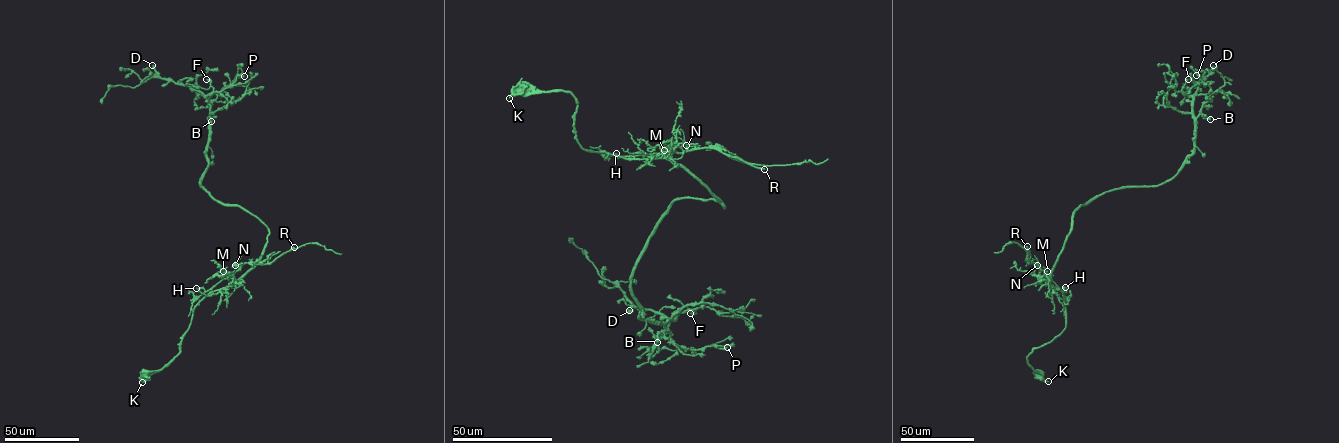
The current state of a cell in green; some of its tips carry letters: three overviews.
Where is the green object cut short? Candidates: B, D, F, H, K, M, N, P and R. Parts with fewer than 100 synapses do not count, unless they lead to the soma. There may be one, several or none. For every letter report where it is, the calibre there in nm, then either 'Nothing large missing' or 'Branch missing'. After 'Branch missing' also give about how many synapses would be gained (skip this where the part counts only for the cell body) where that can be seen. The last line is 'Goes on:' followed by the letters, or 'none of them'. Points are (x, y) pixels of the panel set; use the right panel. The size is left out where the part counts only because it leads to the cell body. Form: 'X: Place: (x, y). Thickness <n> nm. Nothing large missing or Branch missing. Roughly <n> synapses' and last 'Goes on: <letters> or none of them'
B: Place: (1210, 119). Thickness 400 nm. Nothing large missing
D: Place: (1213, 65). Thickness 360 nm. Nothing large missing
F: Place: (1188, 79). Thickness 280 nm. Nothing large missing
H: Place: (1065, 287). Thickness 160 nm. Nothing large missing
K: Place: (1048, 381). Thickness 200 nm. Nothing large missing
M: Place: (1047, 271). Thickness 320 nm. Nothing large missing
N: Place: (1037, 265). Thickness 100 nm. Nothing large missing
P: Place: (1196, 75). Thickness 400 nm. Nothing large missing
R: Place: (1027, 246). Thickness 260 nm. Branch missing. Roughly 120 synapses
Goes on: R

